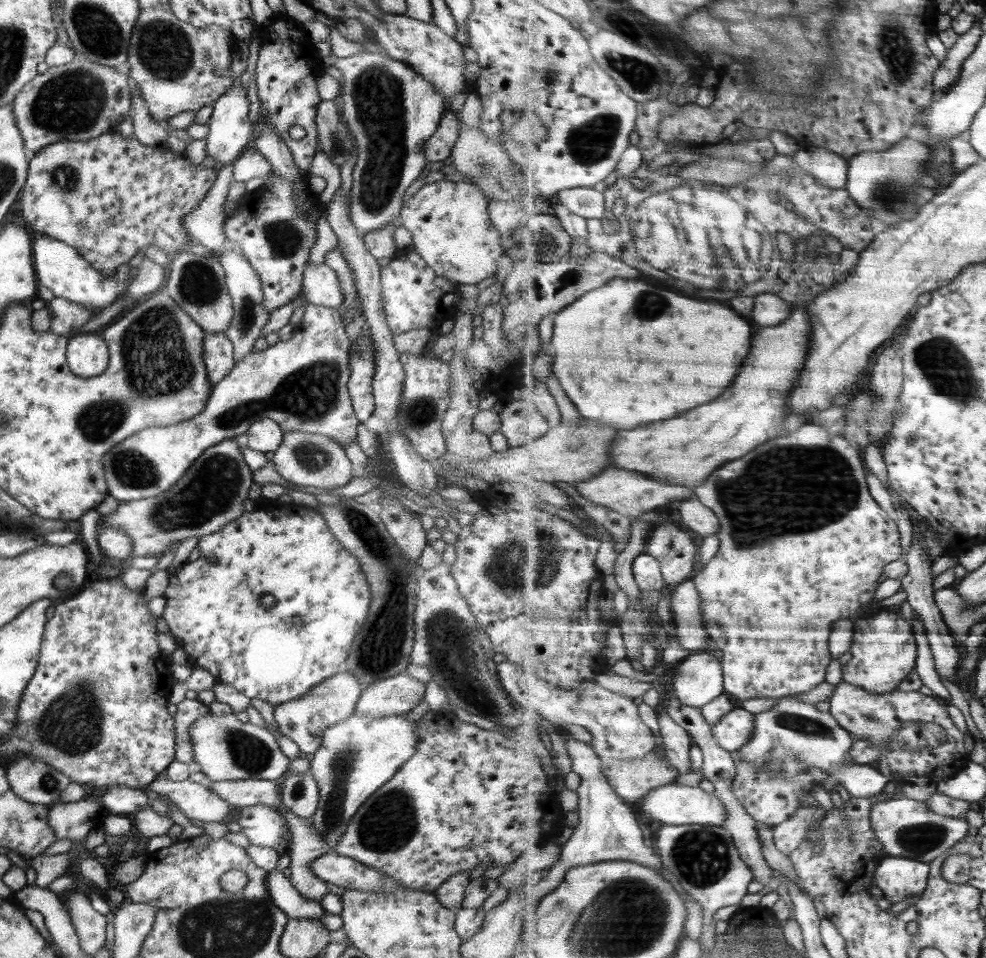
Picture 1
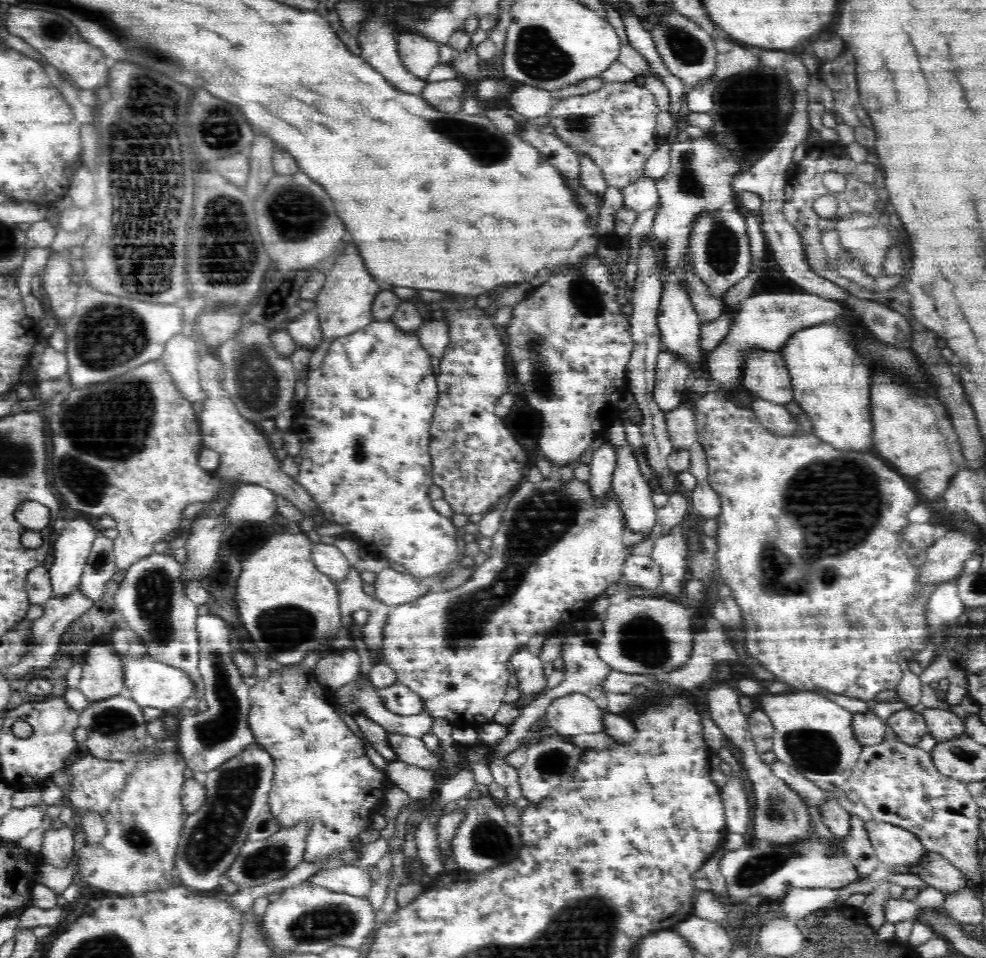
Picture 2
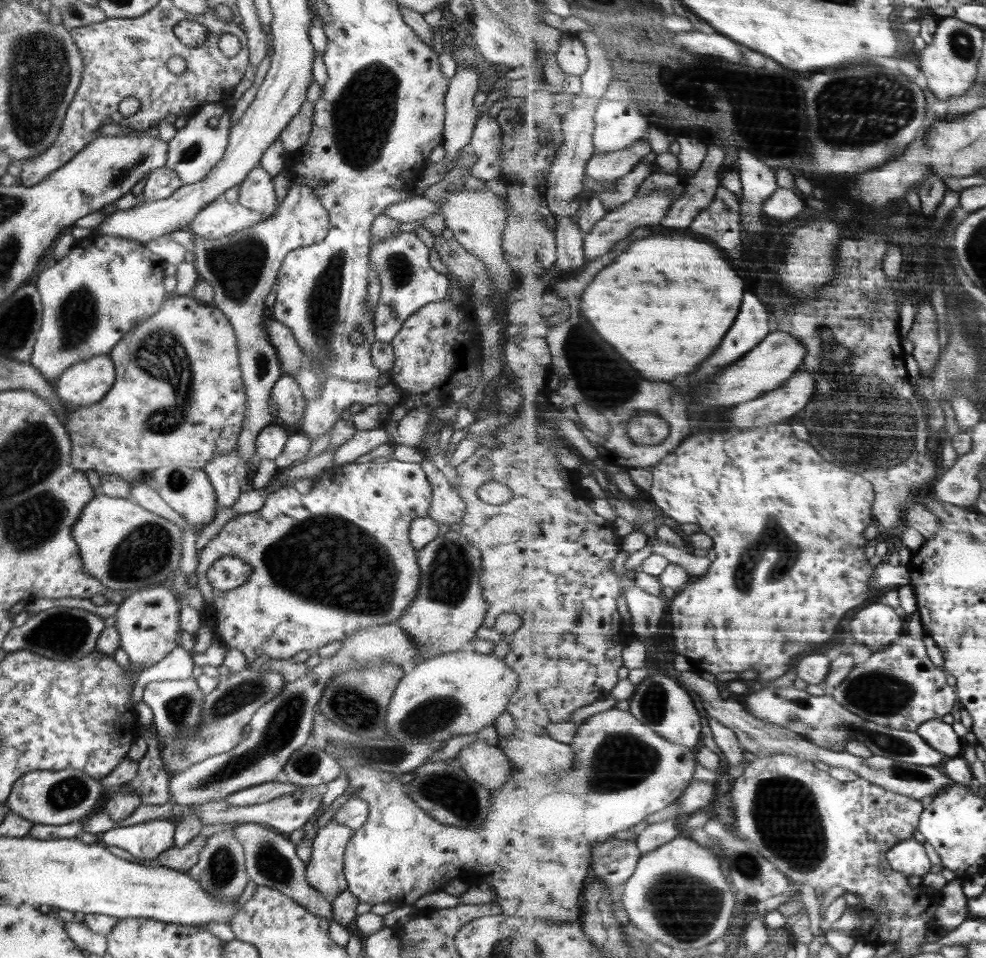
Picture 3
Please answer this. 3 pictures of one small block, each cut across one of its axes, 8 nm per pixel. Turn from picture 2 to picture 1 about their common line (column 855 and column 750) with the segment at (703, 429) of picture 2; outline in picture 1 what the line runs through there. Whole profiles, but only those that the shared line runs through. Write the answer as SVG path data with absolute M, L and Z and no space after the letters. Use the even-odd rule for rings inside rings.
M814 420L806 422L800 430L784 438L772 440L770 444L762 444L762 448L750 452L750 456L730 462L726 468L714 472L714 476L710 476L706 484L695 488L694 497L715 510L722 520L722 530L717 534L719 540L722 540L720 554L716 554L716 558L712 558L704 568L699 568L694 579L702 594L702 617L710 641L713 648L724 652L722 664L725 666L725 690L736 699L742 701L758 697L781 699L814 691L825 684L830 679L829 668L835 659L830 652L830 636L834 632L834 624L838 620L850 618L852 614L858 614L866 606L876 604L876 594L880 588L880 578L886 572L885 568L895 560L903 558L904 546L900 536L900 524L872 496L867 474L868 467L860 448L844 434L830 434L828 427Z

